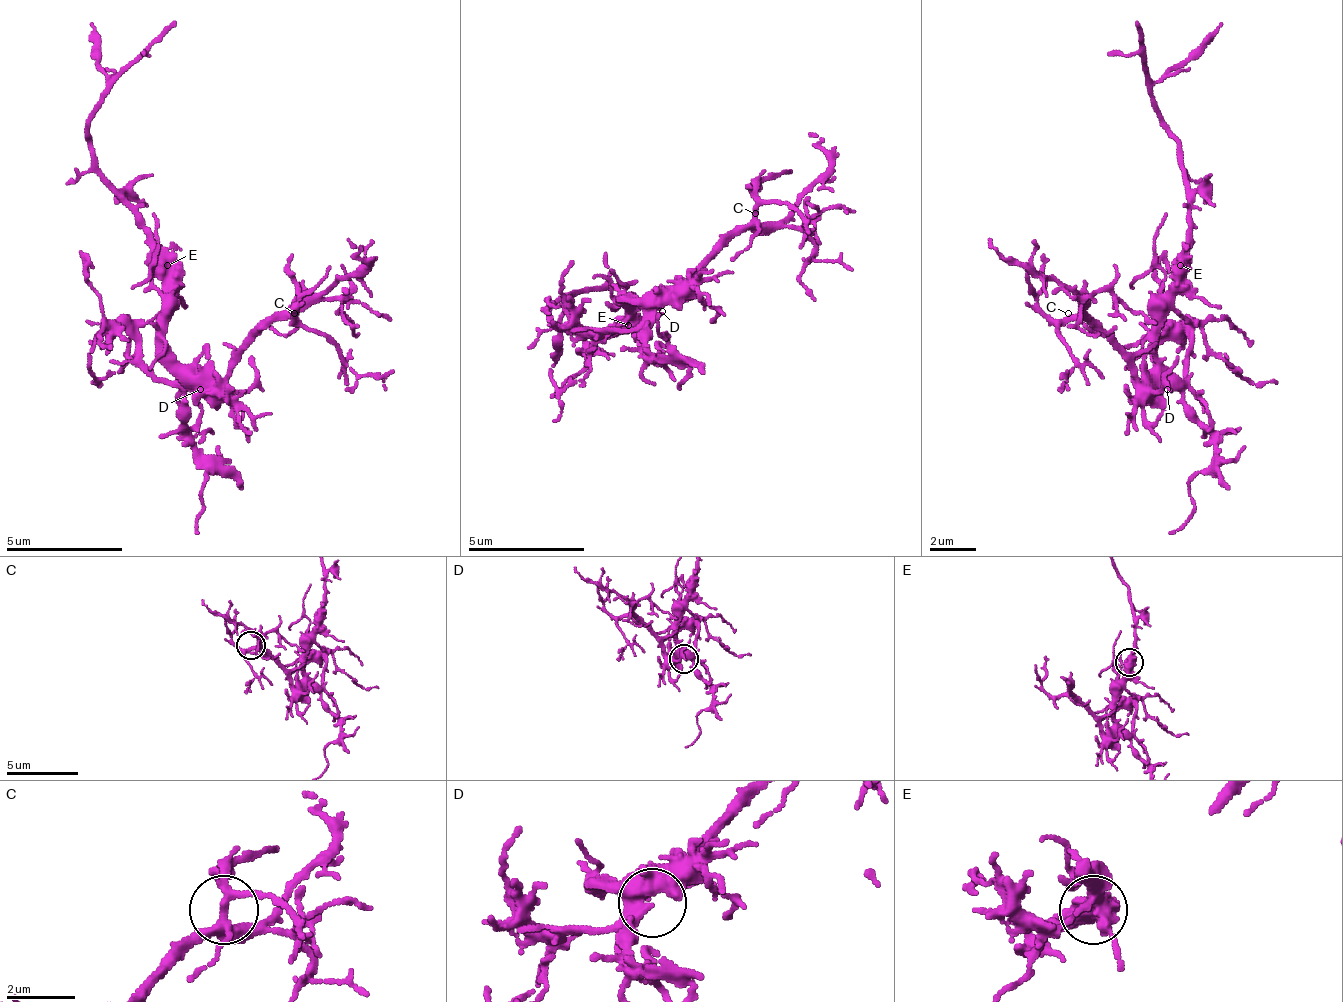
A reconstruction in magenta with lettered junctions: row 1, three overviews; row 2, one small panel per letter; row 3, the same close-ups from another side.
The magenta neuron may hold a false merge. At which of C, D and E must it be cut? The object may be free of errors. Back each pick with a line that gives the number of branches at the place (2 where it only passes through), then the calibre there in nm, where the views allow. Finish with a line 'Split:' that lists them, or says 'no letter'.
E: Branches: 3. Thickness 550 nm
Split: E

